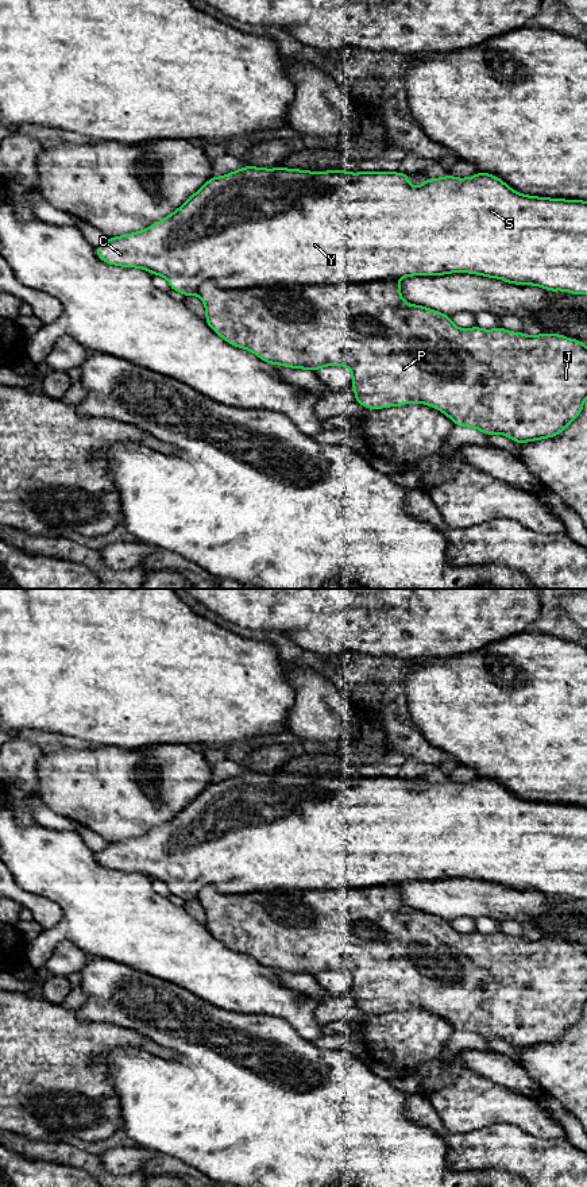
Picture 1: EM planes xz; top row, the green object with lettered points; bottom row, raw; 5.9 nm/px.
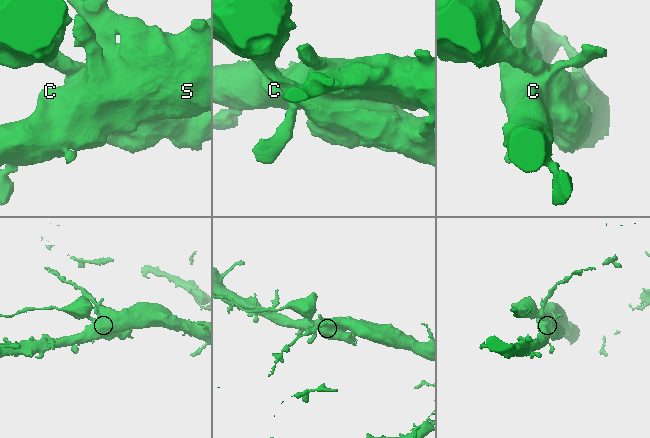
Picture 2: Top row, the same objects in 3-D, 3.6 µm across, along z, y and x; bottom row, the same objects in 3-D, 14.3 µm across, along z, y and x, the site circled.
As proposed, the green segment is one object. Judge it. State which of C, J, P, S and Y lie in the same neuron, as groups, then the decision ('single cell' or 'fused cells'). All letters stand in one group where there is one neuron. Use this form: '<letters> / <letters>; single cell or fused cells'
C S Y / J P; fused cells

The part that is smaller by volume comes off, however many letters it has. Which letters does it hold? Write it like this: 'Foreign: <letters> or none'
Foreign: J, P

